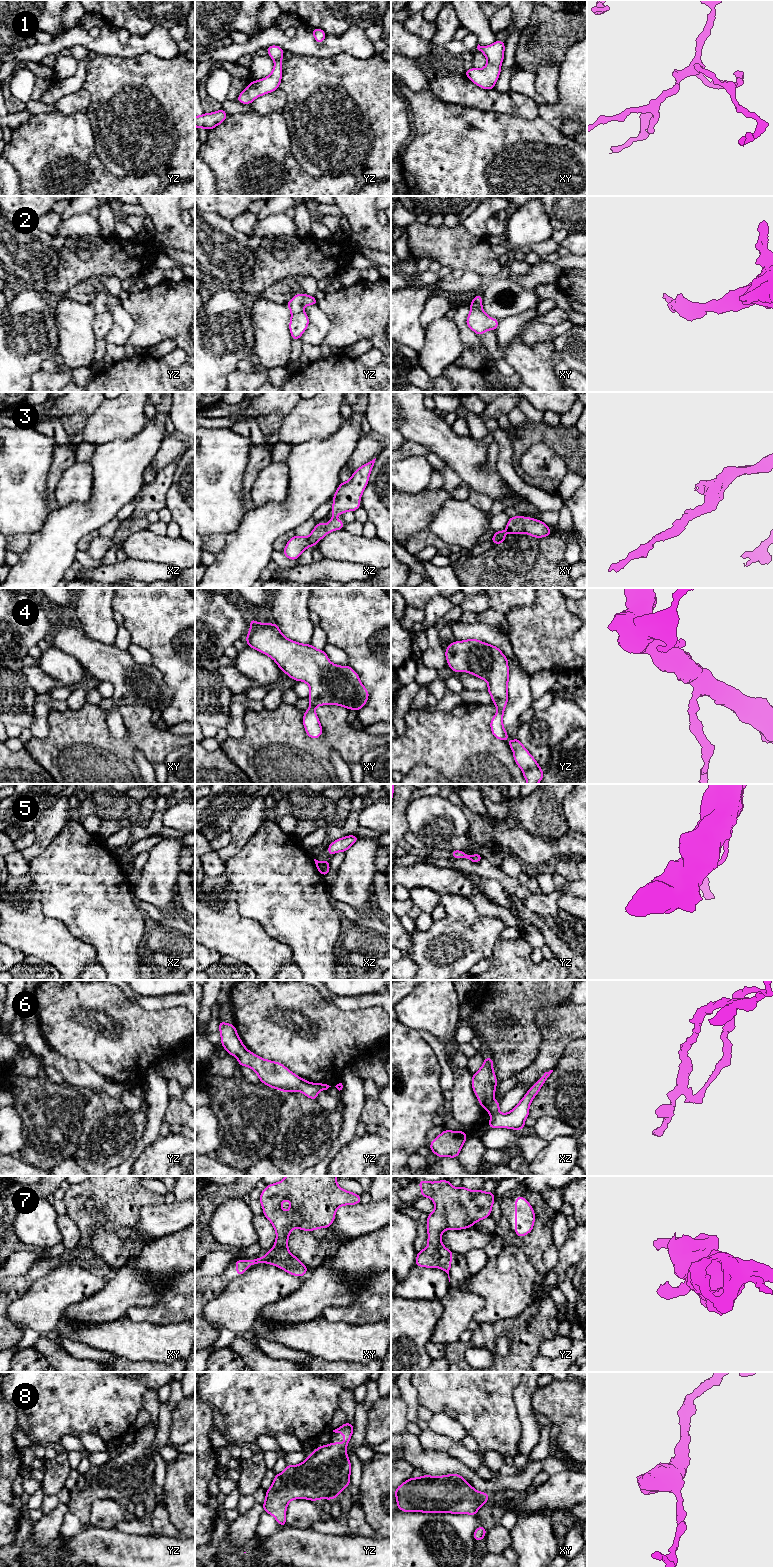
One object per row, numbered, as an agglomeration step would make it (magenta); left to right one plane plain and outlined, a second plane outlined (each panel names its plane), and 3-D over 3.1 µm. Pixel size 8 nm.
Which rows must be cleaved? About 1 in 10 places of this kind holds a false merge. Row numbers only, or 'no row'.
6

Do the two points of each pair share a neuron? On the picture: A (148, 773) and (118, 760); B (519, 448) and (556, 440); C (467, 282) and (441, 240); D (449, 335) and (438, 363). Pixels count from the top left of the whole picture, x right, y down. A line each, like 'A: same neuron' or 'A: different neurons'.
A: different neurons
B: same neuron
C: different neurons
D: same neuron

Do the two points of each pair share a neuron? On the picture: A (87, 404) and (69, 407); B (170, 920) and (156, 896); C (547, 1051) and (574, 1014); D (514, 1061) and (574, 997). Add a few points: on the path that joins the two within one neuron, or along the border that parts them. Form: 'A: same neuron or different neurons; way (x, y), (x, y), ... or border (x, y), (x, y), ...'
A: same neuron; way (83, 404), (73, 404)
B: different neurons; border (146, 903), (163, 914), (184, 917)
C: same neuron; way (554, 1042), (569, 1023)
D: different neurons; border (572, 990), (567, 998)

